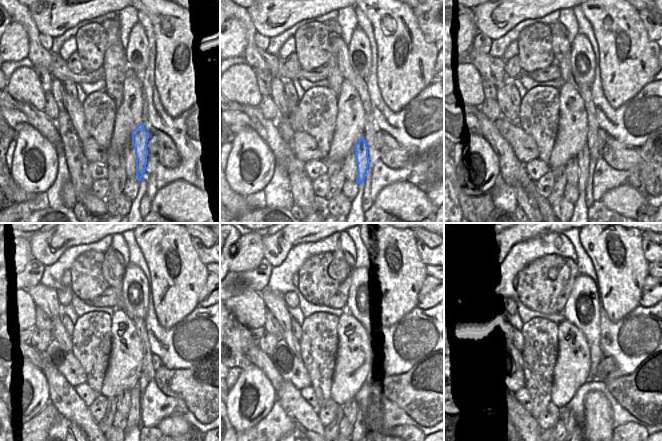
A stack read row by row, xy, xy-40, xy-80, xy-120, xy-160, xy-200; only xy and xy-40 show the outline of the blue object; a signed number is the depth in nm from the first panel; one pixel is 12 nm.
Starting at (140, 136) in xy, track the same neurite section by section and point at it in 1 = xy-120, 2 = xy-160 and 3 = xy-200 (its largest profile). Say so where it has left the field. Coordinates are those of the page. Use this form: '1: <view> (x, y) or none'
1: xy-120 (134, 415)
2: xy-160 (359, 426)
3: xy-200 (577, 426)

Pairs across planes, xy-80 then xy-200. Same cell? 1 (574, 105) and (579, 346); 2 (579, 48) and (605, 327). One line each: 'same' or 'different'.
1: same
2: different

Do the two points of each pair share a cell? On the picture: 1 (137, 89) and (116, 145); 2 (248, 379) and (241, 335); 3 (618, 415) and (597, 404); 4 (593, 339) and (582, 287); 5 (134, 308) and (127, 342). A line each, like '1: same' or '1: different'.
1: same
2: different
3: different
4: same
5: different

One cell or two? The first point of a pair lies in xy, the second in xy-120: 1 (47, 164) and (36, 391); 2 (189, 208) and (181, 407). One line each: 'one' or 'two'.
1: one
2: two

